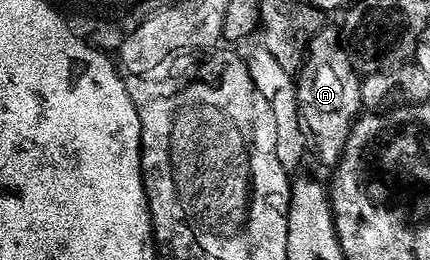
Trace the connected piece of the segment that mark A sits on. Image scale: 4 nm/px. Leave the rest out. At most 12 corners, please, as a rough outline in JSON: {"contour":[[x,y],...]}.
{"contour":[[323,27],[296,74],[312,153],[337,166],[362,104],[360,74]]}

